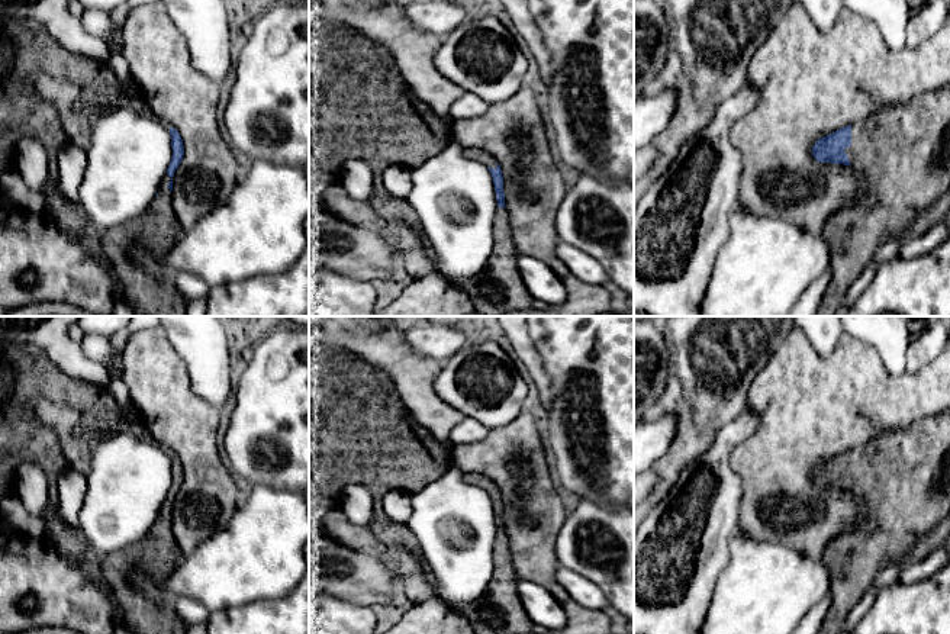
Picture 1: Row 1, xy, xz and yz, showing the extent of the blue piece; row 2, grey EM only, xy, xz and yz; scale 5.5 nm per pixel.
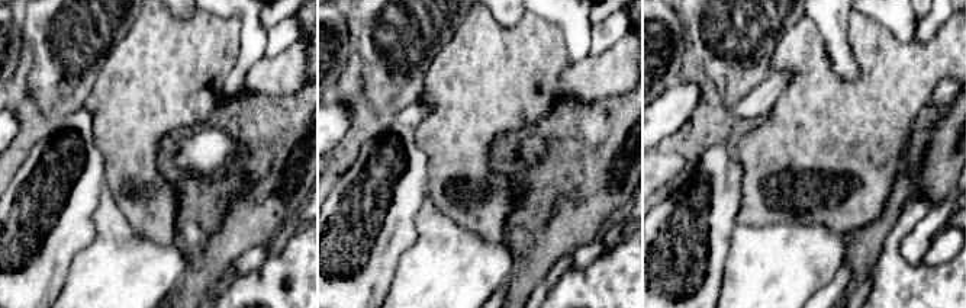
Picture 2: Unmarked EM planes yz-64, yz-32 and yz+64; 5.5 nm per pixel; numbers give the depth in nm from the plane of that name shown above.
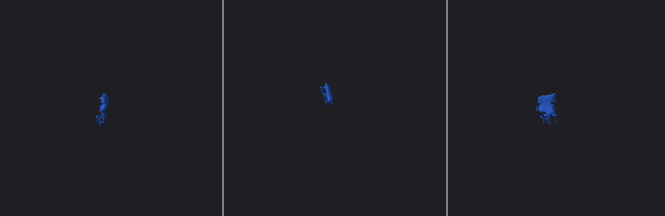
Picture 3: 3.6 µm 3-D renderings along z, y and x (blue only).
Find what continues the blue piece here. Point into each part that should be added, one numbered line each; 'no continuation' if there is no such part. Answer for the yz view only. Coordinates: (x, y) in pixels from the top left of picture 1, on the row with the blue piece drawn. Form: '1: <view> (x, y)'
1: yz (902, 153)

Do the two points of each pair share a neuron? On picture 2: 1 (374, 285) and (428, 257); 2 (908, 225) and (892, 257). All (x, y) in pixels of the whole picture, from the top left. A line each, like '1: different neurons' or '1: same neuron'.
1: different neurons
2: same neuron

